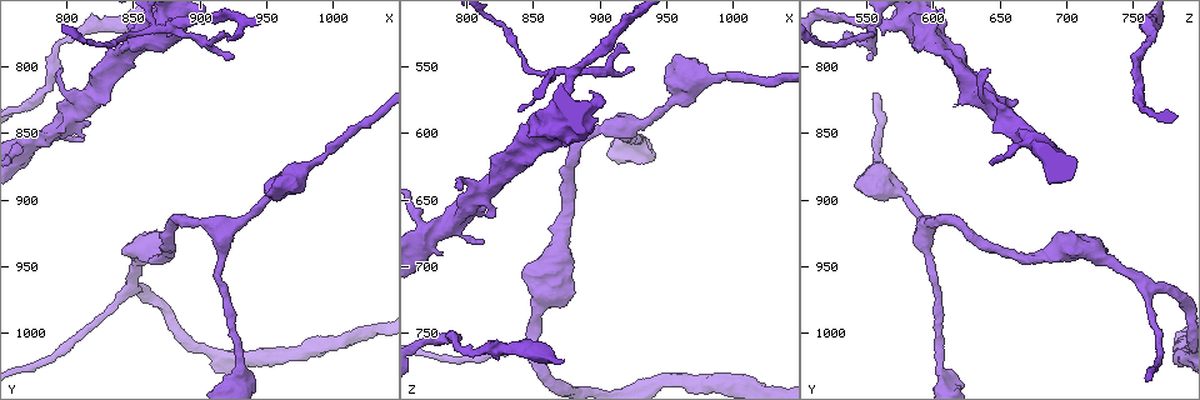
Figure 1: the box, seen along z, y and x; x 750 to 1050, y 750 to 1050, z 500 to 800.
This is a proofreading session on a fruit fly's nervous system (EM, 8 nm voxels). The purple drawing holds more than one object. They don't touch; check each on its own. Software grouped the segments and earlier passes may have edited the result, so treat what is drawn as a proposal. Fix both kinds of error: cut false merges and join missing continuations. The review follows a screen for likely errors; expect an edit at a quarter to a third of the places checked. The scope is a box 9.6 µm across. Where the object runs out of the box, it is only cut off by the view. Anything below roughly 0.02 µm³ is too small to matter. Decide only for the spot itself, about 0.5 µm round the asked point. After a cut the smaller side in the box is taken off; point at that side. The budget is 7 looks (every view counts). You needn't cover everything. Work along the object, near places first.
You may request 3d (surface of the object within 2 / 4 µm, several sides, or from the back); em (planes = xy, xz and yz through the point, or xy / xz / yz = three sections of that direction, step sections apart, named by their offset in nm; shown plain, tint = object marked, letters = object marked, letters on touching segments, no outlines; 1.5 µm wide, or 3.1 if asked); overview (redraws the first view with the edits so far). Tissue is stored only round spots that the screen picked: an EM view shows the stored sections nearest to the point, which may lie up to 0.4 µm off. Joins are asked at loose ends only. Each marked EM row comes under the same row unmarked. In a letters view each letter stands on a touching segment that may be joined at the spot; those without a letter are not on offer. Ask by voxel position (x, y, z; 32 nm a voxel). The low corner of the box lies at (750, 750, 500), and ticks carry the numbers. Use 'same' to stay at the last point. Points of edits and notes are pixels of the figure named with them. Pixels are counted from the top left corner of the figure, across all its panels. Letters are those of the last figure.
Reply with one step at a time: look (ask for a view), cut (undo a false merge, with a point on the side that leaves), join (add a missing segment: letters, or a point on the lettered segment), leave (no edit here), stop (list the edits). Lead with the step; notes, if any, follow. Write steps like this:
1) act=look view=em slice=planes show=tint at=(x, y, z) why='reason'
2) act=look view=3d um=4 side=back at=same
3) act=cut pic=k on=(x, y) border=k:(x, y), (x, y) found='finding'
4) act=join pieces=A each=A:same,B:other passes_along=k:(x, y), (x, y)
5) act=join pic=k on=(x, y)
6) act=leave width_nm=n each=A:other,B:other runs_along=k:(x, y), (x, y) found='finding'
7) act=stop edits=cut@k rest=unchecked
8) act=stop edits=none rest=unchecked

act=look view=em slice=planes show=letters at=(836, 788, 600) why='free end'

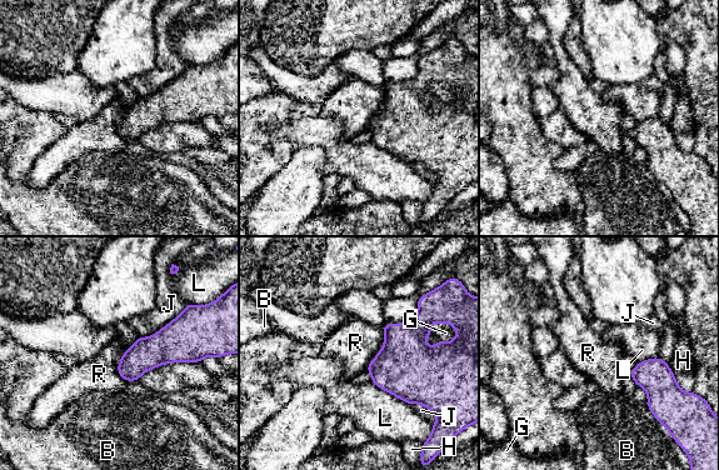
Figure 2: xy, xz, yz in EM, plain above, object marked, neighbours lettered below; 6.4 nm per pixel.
act=leave each=B:other,G:other,H:other,J:other,L:other,R:other found='no lettered segment goes on from it'

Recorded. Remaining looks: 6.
act=look view=em slice=planes show=letters at=(822, 768, 760) why='sudden change in width'

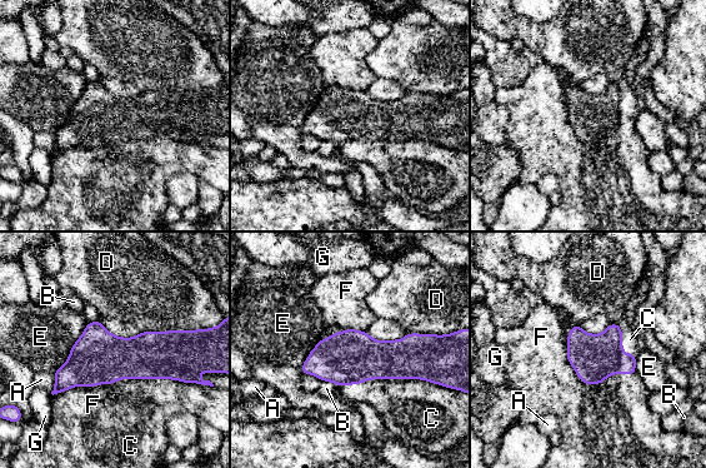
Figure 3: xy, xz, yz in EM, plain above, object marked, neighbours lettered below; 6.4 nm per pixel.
act=leave each=A:other,B:other,C:other,D:other,E:other,F:other,G:other border=3:(174, 379), (118, 378), (53, 396) found='continuous, no second cell'

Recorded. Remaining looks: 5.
act=look view=3d um=4 at=(978, 876, 558) why='sudden change in width'

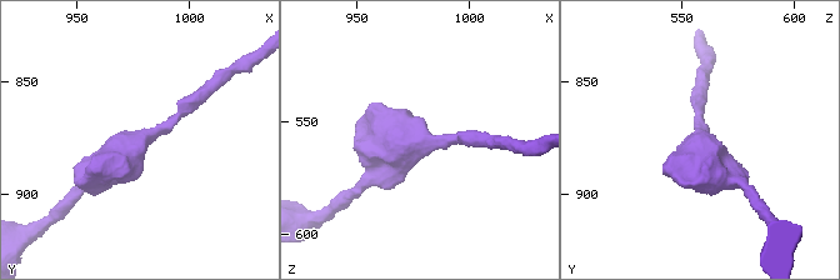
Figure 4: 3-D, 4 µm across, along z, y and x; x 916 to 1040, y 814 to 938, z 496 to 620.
act=look view=em um=3.1 slice=planes show=letters at=(978, 877, 559) why='now the EM'

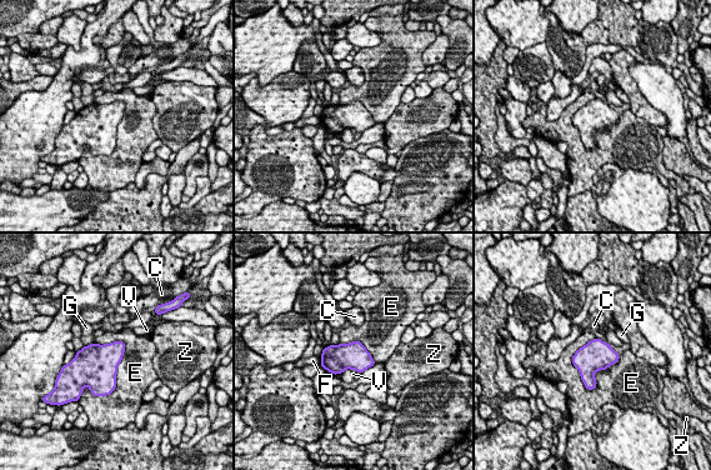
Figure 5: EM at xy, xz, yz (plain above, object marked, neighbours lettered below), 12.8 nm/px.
act=leave each=C:other,E:other,F:other,G:other,V:other,Z:other border=5:(620, 355), (591, 389), (571, 363) found='one cell here'

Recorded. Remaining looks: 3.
act=stop edits=none rest=unchecked

